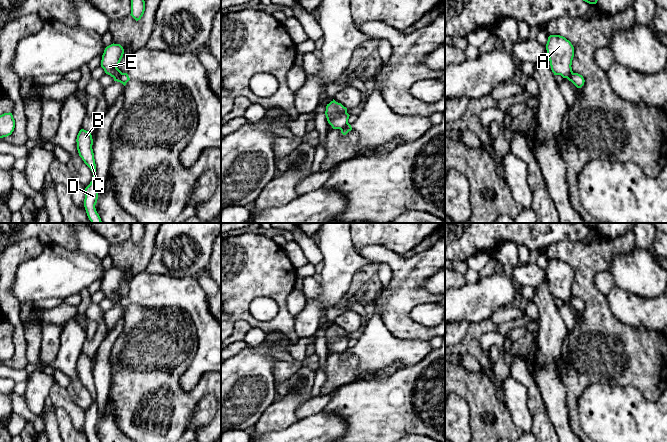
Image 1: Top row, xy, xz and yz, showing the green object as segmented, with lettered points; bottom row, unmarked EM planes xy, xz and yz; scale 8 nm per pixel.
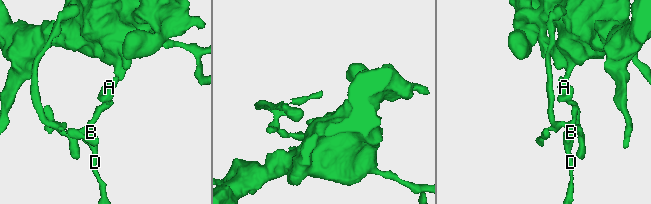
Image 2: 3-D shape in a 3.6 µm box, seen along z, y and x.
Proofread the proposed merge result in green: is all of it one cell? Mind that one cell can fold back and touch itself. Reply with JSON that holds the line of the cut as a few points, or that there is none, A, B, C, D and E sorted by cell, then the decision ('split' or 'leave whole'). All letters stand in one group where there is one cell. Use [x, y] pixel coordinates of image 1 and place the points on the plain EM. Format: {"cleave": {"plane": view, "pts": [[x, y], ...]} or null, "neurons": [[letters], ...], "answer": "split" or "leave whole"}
{"cleave": {"plane": "xy", "pts": [[122, 297], [118, 305]]}, "neurons": [["A", "E"], ["B", "C", "D"]], "answer": "split"}

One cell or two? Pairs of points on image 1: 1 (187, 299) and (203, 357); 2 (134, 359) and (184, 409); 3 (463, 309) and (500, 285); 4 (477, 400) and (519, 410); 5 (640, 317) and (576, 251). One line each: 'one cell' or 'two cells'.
1: one cell
2: one cell
3: one cell
4: two cells
5: two cells

